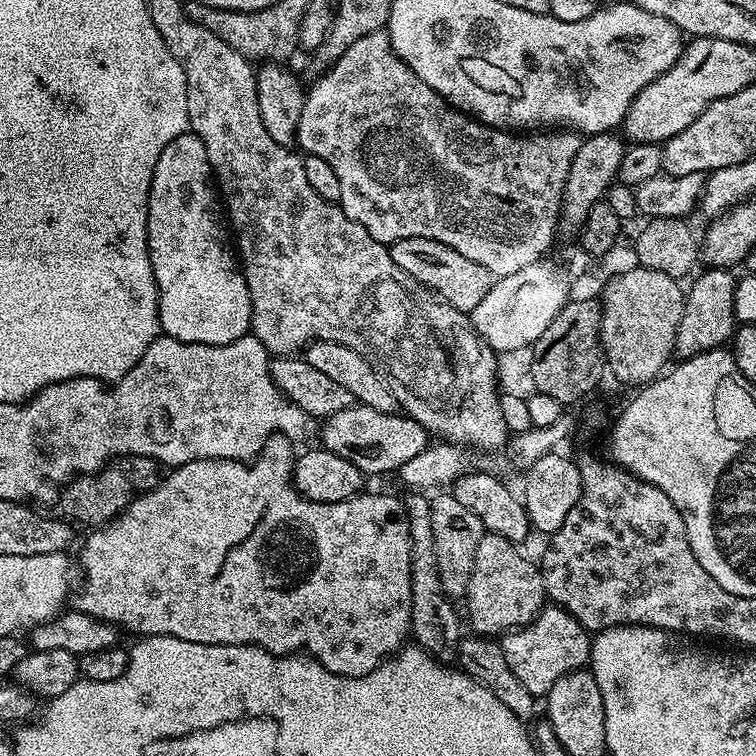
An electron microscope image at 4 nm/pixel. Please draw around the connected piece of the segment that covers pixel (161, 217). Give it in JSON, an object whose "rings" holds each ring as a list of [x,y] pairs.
{"rings":[[[189,130],[174,138],[174,142],[162,150],[162,158],[158,158],[158,166],[154,166],[148,195],[148,253],[158,292],[160,330],[163,335],[187,344],[233,344],[249,335],[252,326],[252,307],[244,273],[237,253],[230,247],[229,233],[226,228],[224,233],[220,225],[220,216],[222,220],[210,158],[206,158],[206,146],[202,146],[202,138]]]}

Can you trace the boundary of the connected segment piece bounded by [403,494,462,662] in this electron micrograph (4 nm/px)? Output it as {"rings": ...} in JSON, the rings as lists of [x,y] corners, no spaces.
{"rings":[[[408,494],[403,497],[404,509],[408,515],[408,521],[410,522],[410,542],[412,543],[412,553],[410,554],[410,574],[412,575],[412,627],[410,629],[410,636],[413,641],[420,647],[423,652],[428,652],[435,660],[441,662],[452,662],[457,659],[460,650],[460,641],[462,639],[462,631],[460,632],[460,620],[462,624],[462,616],[456,613],[456,608],[454,605],[453,597],[449,596],[447,592],[444,591],[442,586],[442,578],[440,577],[440,571],[438,570],[438,546],[434,546],[434,526],[430,522],[430,510],[432,509],[431,499],[424,494]]]}

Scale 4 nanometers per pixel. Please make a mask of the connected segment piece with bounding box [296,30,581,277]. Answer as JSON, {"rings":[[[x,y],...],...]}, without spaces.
{"rings":[[[381,30],[374,34],[366,34],[366,38],[358,38],[354,46],[346,50],[333,64],[323,69],[324,72],[312,88],[307,89],[302,106],[302,118],[298,122],[298,134],[296,144],[304,147],[303,150],[309,156],[323,158],[334,170],[338,178],[338,186],[342,186],[342,194],[339,205],[342,211],[349,216],[358,226],[362,226],[378,242],[391,245],[402,238],[430,238],[434,242],[442,242],[470,262],[478,262],[478,266],[486,266],[486,270],[492,272],[493,277],[515,274],[522,270],[522,266],[530,266],[530,262],[541,259],[544,252],[552,244],[552,239],[558,236],[558,225],[560,223],[560,203],[566,186],[566,174],[570,174],[570,162],[574,162],[574,154],[578,154],[578,146],[581,137],[571,130],[536,130],[531,134],[517,134],[512,130],[503,128],[491,128],[488,124],[481,124],[479,120],[452,107],[448,101],[438,95],[398,54],[392,49],[392,43],[387,31]]]}

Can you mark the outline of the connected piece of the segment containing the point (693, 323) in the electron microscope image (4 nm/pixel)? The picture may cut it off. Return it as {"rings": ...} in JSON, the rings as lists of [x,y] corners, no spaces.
{"rings":[[[711,266],[705,267],[703,270],[705,272],[700,277],[697,275],[691,281],[691,283],[693,282],[692,289],[689,287],[684,297],[682,322],[678,322],[678,334],[674,338],[674,356],[677,361],[689,360],[698,354],[706,354],[715,348],[725,347],[738,327],[734,314],[737,273],[727,268]]]}

